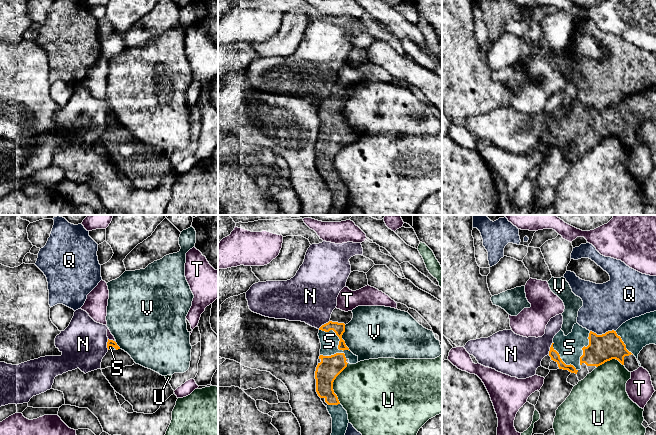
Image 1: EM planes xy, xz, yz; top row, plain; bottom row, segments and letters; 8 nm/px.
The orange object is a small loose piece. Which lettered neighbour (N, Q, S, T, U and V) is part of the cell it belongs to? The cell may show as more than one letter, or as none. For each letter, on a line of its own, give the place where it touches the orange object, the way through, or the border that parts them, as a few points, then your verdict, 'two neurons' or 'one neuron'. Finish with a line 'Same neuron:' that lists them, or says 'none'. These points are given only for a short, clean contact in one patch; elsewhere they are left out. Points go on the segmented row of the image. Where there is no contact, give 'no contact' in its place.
N: meets orange in yz at (550, 348); border along yz (552, 342), (548, 354); two neurons
Q: meets orange in yz at (603, 334); border along yz (590, 330), (597, 334), (615, 331); two neurons
S: meets orange in xz at (339, 338); one neuron
T: meets orange in xy at (112, 340); two neurons
U: meets orange in xz at (332, 383); two neurons
V: meets orange in xz at (341, 338); two neurons
Same neuron: S

